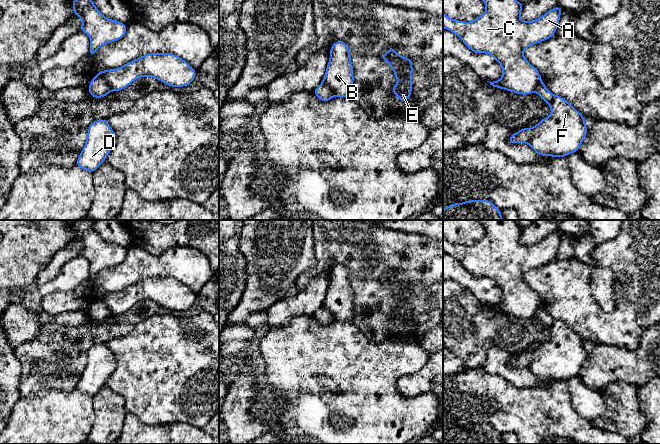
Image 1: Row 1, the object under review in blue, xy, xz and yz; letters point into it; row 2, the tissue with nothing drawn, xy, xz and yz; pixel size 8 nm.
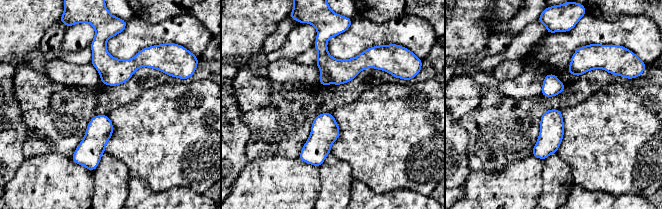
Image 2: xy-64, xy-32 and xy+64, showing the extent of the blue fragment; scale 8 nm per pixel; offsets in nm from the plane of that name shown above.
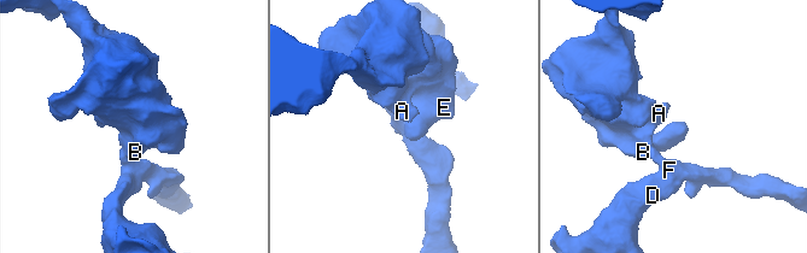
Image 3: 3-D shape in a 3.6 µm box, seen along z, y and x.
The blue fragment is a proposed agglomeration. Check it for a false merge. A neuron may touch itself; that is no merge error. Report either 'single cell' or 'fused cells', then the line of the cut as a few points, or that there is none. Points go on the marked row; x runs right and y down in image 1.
fused cells; cut in xy along (98, 75), (111, 90)

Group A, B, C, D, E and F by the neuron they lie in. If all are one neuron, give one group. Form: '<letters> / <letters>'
A B C E / D F

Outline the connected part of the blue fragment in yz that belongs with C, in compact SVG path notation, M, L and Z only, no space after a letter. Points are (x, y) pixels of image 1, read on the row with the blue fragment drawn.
M483 0L483 2L486 6L485 13L471 22L454 20L443 12L443 28L457 35L474 53L487 53L502 66L502 78L489 82L490 85L521 95L535 92L541 81L540 72L524 58L524 50L554 36L563 9L557 6L538 19L523 21L519 16L524 4L517 0Z

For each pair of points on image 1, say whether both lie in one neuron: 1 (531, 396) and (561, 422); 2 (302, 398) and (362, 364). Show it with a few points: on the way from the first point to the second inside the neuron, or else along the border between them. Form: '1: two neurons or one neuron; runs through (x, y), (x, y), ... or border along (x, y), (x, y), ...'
1: one neuron; runs through (539, 404), (554, 418)
2: one neuron; runs through (320, 399), (341, 399), (358, 382)

